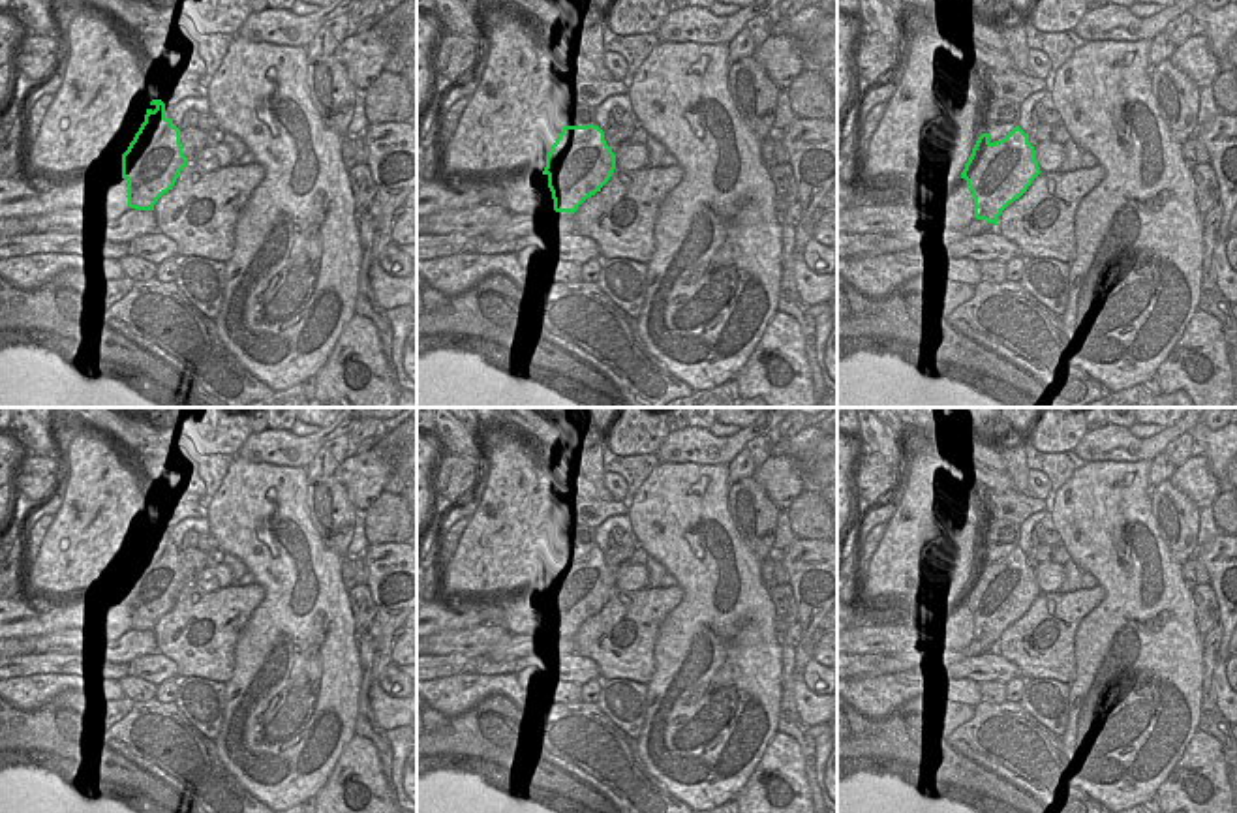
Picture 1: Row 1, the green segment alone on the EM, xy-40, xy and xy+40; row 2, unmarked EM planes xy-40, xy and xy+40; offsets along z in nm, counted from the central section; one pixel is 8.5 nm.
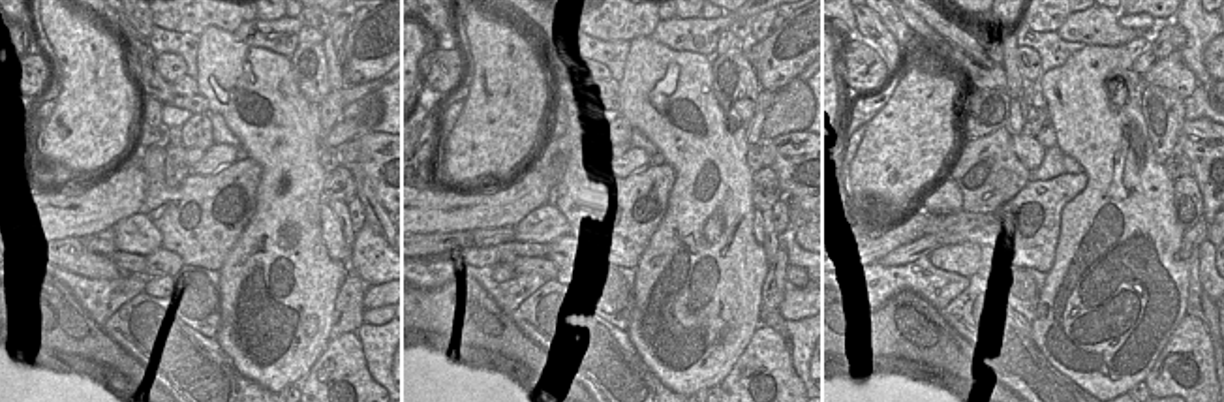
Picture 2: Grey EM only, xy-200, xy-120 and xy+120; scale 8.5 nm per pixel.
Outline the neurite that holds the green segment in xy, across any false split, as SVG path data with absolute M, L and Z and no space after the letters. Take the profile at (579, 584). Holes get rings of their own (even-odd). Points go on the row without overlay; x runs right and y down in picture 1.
M563 546L546 576L542 595L556 633L574 635L578 627L610 601L616 575L599 546Z

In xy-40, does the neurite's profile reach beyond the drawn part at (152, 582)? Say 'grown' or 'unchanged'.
unchanged

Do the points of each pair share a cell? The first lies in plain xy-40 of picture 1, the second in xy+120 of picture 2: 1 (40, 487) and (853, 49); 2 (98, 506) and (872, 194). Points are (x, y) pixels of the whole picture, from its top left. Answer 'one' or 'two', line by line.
1: one
2: one

